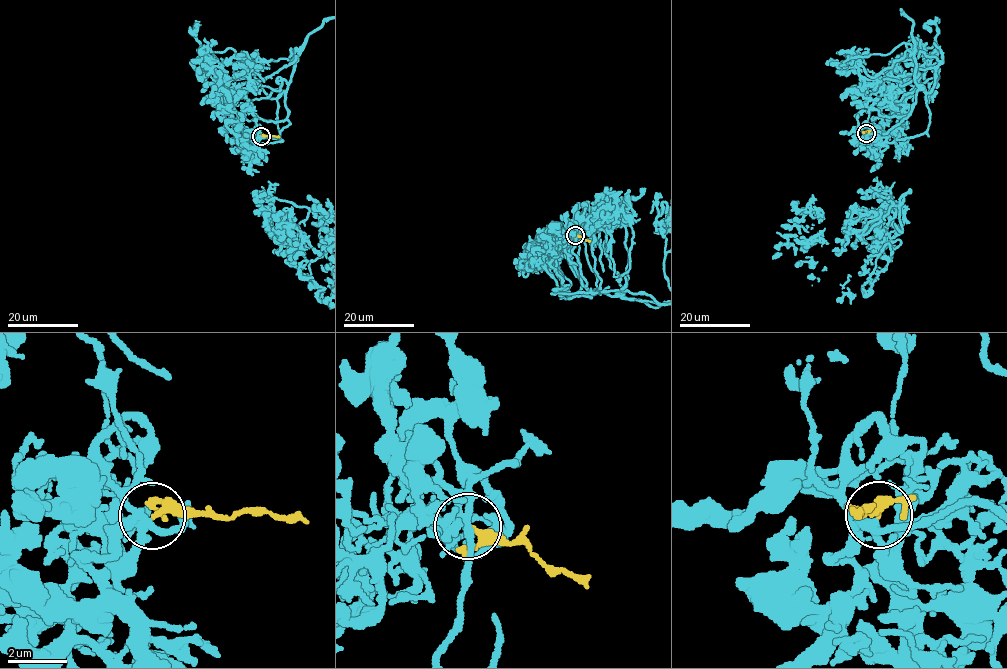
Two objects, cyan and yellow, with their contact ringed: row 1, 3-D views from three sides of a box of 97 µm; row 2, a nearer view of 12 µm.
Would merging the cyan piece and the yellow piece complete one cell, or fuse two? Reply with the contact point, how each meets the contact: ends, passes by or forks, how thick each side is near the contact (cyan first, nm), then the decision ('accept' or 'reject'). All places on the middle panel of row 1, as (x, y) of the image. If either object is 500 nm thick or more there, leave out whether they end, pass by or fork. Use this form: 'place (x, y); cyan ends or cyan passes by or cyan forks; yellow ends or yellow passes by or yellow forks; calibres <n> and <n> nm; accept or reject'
place (575, 235); cyan forks; yellow passes by; calibres 240 and 260 nm; accept

